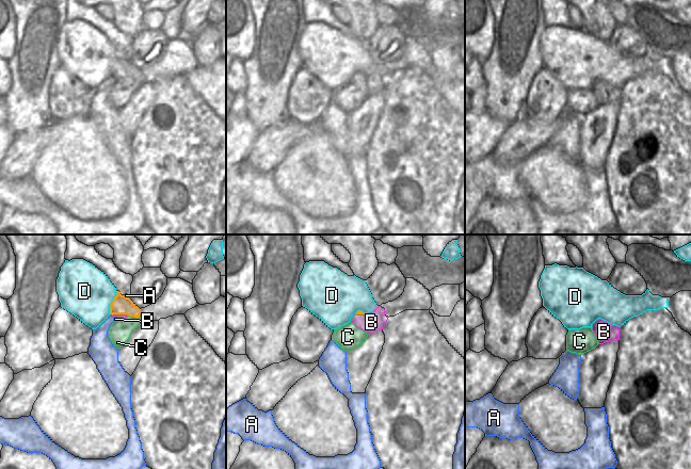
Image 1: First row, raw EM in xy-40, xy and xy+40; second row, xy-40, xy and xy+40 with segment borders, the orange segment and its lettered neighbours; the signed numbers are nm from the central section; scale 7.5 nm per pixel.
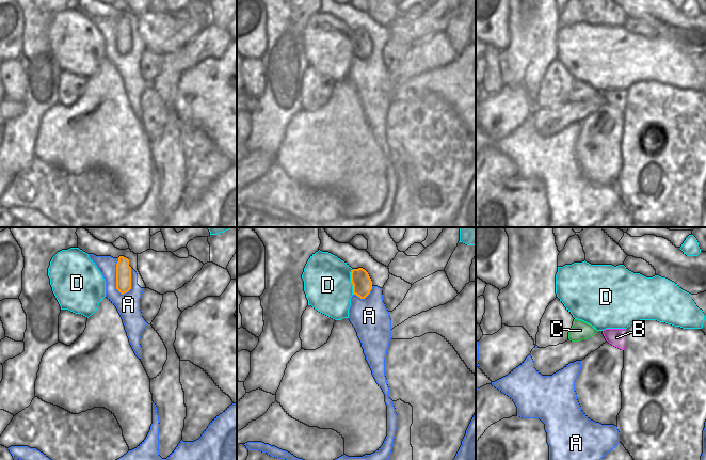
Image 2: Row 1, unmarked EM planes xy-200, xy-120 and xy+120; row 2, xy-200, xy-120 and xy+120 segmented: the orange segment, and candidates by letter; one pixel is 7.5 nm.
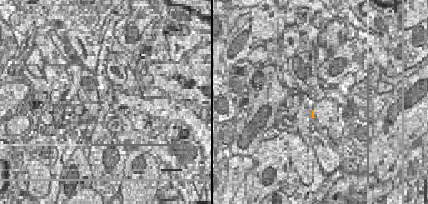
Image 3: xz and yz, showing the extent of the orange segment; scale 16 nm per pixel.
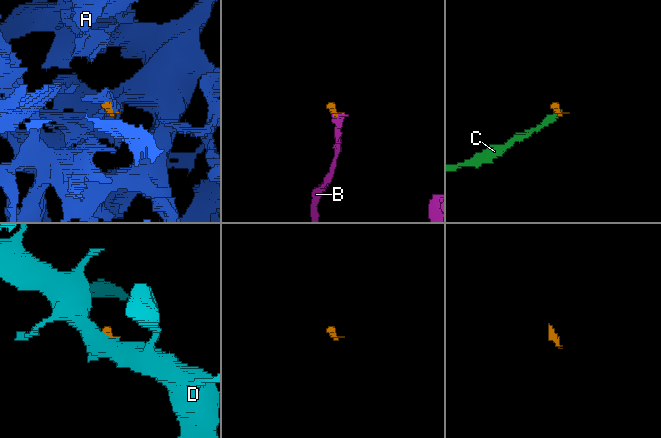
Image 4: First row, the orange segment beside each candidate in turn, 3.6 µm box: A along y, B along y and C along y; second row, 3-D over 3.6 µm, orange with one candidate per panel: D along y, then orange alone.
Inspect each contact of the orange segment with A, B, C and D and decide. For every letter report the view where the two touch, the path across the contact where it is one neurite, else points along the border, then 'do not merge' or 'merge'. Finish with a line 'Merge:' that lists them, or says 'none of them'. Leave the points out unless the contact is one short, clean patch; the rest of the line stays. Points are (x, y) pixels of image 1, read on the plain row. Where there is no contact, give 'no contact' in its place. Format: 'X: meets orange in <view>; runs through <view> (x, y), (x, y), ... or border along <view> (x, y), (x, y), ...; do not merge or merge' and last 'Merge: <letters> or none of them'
A: meets orange in xy-40; do not merge
B: meets orange in xy-40; runs through xy-40 (121, 66), (119, 75), (116, 78); merge
C: meets orange in xy-40; do not merge
D: meets orange in xy-40; border along xy-40 (116, 52), (110, 66), (109, 75); do not merge
Merge: B

